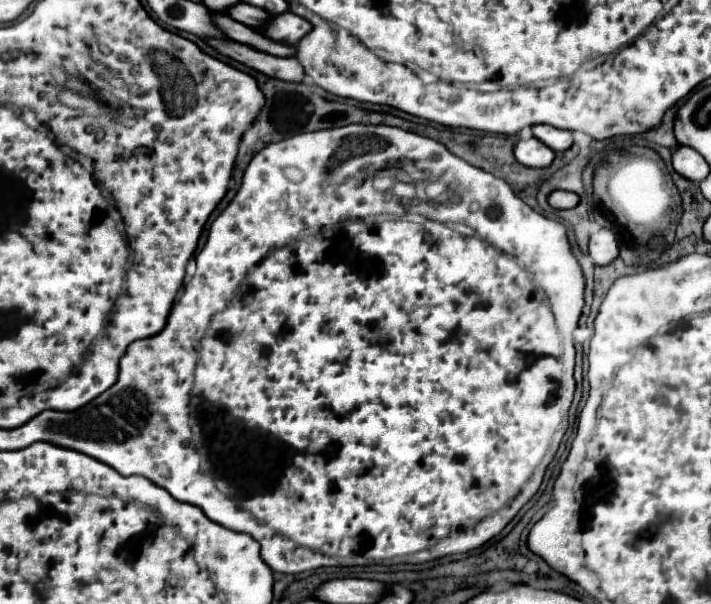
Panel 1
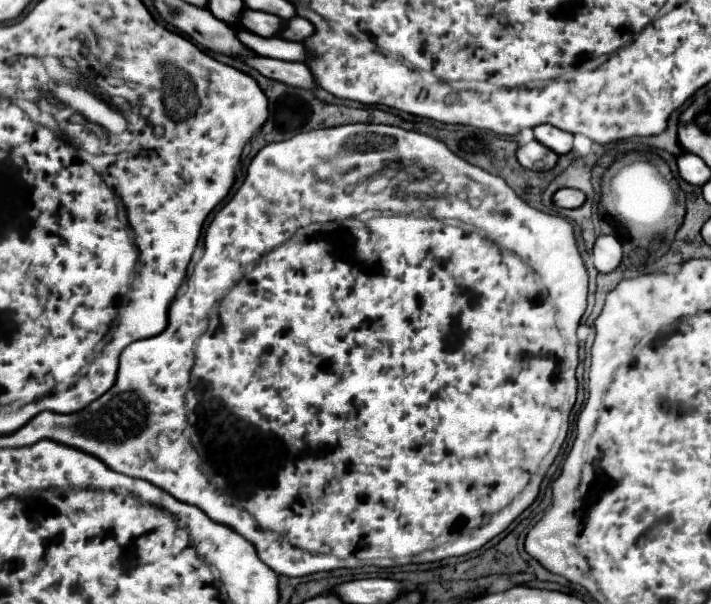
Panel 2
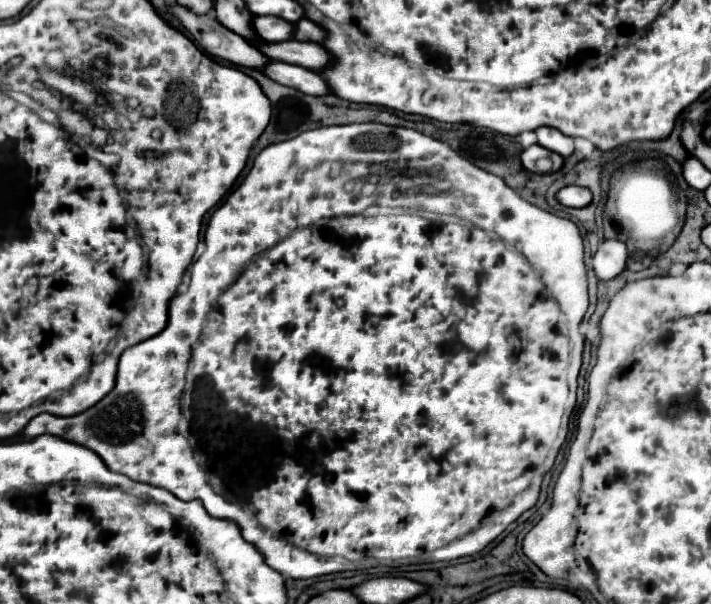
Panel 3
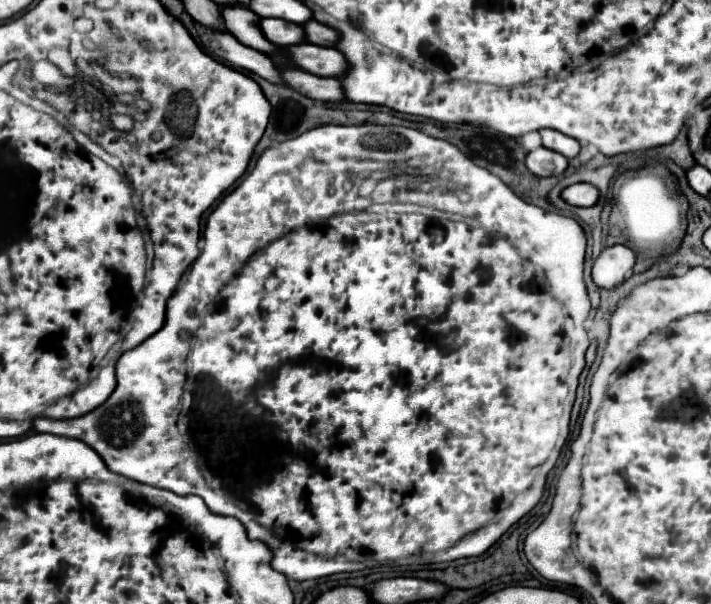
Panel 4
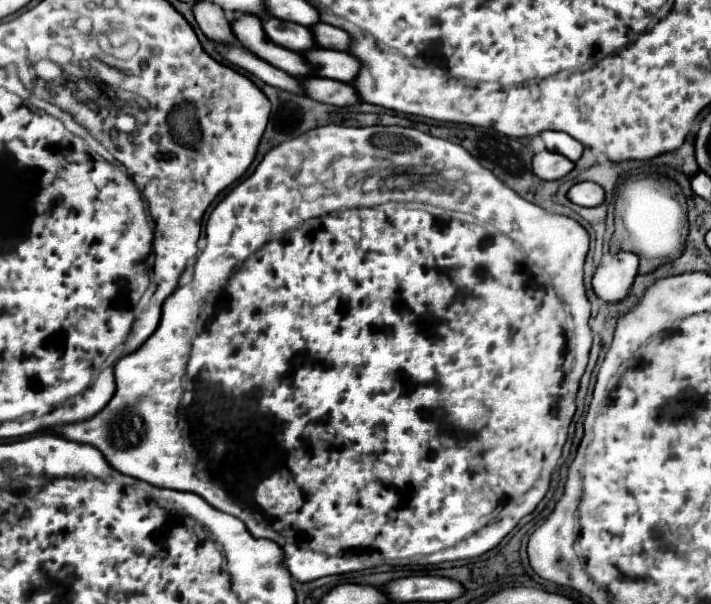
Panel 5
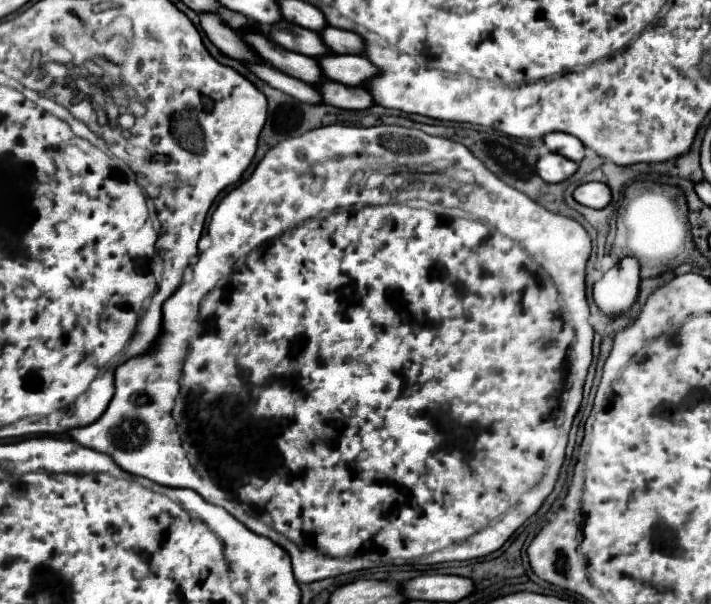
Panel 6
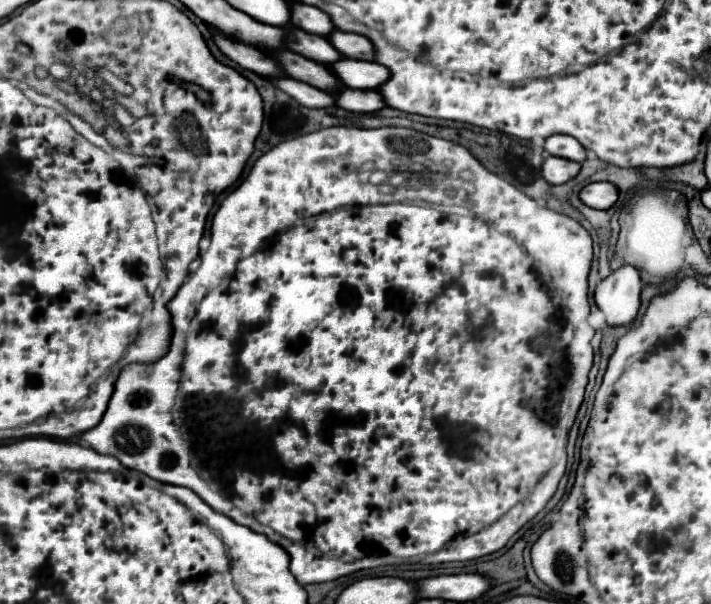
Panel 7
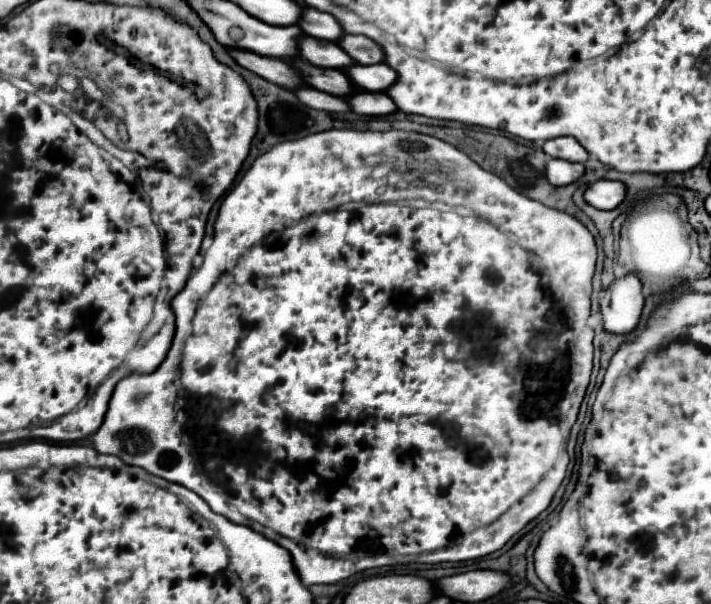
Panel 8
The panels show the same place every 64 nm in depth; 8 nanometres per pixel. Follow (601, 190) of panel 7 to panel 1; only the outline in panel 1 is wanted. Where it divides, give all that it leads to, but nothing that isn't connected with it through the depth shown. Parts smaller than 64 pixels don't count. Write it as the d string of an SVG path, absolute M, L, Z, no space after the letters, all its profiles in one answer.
M556 190L548 196L548 204L552 208L558 210L566 210L566 208L574 208L578 204L578 196L574 192L566 192L566 190Z

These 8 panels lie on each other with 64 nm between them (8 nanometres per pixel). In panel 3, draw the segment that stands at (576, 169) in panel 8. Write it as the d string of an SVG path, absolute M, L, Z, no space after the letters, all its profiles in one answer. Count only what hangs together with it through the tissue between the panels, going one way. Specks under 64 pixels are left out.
M534 144L526 150L522 150L520 154L520 160L522 160L522 166L530 172L536 172L536 174L548 174L548 172L558 172L564 164L564 158L540 144Z

